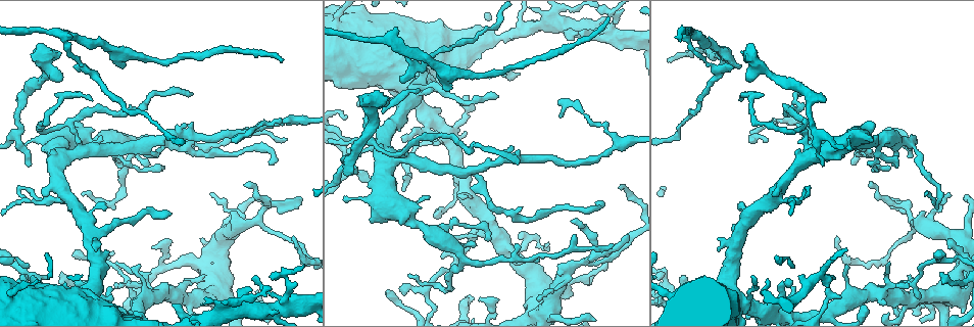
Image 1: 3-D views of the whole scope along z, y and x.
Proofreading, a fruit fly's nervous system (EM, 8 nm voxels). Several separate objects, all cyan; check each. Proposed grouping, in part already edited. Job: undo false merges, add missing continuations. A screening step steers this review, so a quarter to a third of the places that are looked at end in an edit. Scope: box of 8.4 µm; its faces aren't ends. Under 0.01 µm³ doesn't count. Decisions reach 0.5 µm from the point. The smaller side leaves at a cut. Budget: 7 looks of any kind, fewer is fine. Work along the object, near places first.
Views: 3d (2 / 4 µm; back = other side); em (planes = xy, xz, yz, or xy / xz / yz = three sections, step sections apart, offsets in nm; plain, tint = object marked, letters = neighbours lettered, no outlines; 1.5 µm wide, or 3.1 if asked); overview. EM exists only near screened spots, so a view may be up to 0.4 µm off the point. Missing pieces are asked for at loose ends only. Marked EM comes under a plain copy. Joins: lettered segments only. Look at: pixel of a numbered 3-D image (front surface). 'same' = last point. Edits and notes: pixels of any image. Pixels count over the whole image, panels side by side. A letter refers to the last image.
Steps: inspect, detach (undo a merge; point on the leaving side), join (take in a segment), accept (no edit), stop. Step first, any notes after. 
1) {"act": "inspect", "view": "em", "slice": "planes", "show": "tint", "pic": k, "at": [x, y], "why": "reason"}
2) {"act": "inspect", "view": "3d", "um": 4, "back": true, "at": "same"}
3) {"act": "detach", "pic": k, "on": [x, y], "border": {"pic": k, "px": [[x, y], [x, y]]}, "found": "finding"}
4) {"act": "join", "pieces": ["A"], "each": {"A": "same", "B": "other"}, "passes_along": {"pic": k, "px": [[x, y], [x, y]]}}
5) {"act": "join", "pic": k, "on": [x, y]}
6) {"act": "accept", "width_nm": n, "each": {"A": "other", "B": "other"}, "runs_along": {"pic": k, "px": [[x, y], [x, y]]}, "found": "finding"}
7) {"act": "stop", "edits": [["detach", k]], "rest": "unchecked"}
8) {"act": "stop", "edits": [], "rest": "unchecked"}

{"act": "inspect", "view": "em", "slice": "planes", "show": "letters", "pic": 1, "at": [281, 60], "why": "tapers out"}

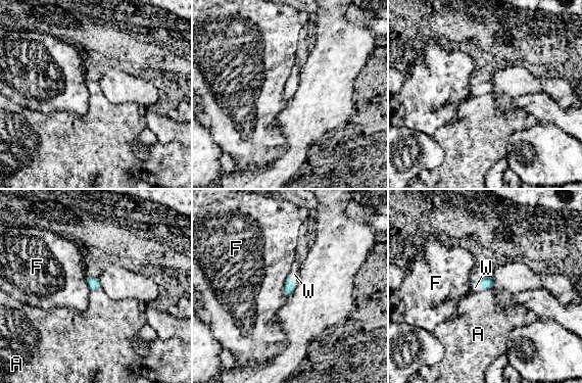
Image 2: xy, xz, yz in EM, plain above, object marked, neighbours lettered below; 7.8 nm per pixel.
{"act": "join", "pieces": ["W"], "each": {"A": "other", "F": "other", "W": "same"}, "passes_along": {"pic": 2, "px": [[289, 287], [291, 282], [294, 274]]}, "found": "it goes on there"}

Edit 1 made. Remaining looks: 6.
{"act": "inspect", "view": "overview", "why": "redraw"}

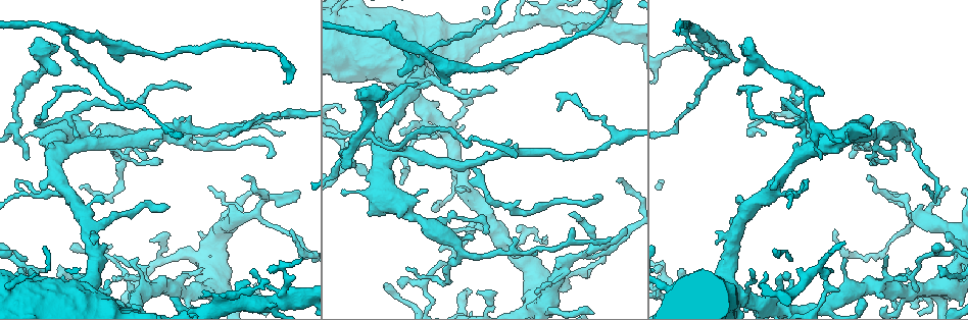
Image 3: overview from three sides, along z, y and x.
{"act": "inspect", "view": "em", "slice": "planes", "show": "letters", "pic": 3, "at": [68, 31], "why": "branch point"}

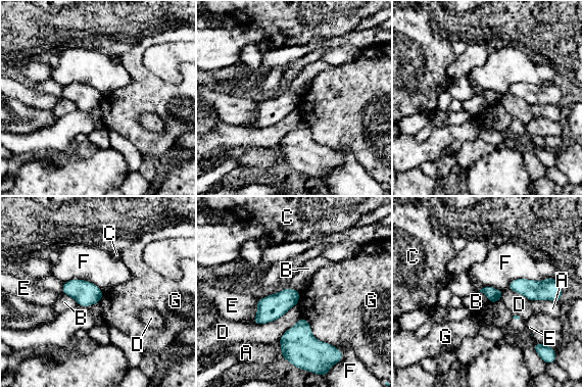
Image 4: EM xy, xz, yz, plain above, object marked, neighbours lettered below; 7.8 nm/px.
{"act": "accept", "each": {"A": "other", "B": "other", "C": "other", "D": "other", "E": "other", "F": "other", "G": "other"}, "border": {"pic": 4, "px": [[545, 278], [514, 279], [507, 288]]}, "found": "continuous, no second neuron"}

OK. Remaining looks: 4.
{"act": "inspect", "view": "em", "slice": "xz", "step": 4, "show": "tint", "pic": 3, "at": [816, 268]}

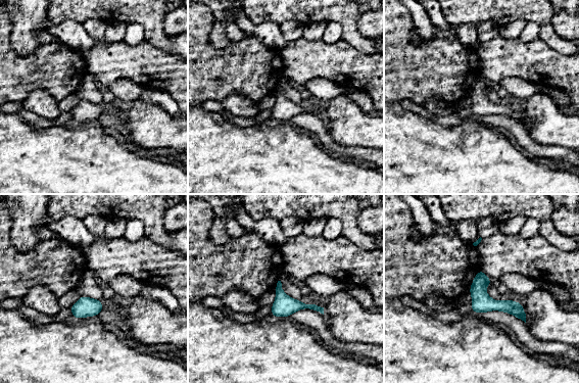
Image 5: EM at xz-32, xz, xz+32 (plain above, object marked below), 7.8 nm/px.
{"act": "inspect", "view": "em", "slice": "yz", "step": 8, "show": "letters", "at": "same", "why": "cut it another way"}

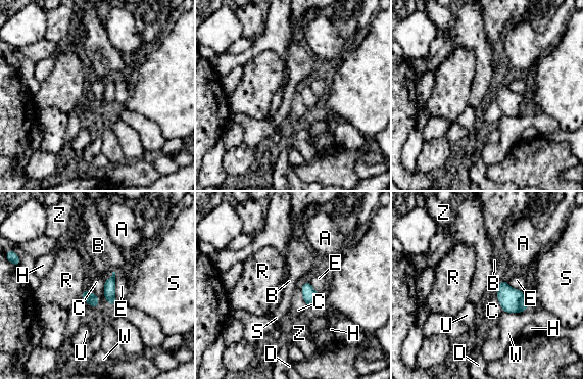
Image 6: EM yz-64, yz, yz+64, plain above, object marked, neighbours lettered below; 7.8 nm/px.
{"act": "accept", "width_nm": 100, "each": {"A": "other", "B": "other", "C": "other", "D": "other", "E": "other", "H": "other", "R": "other", "S": "other", "U": "other", "W": "other", "Z": "other"}, "border": {"pic": 6, "px": [[104, 280], [103, 295], [110, 305]]}, "found": "continuous, no second neuron"}

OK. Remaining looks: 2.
{"act": "stop", "edits": [["join", 2]], "rest": "unchecked"}

